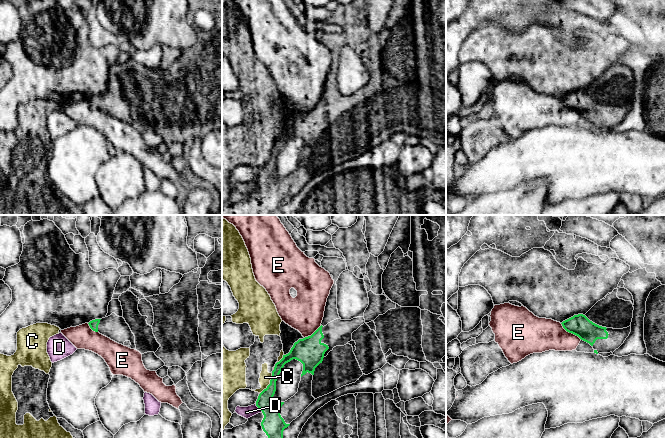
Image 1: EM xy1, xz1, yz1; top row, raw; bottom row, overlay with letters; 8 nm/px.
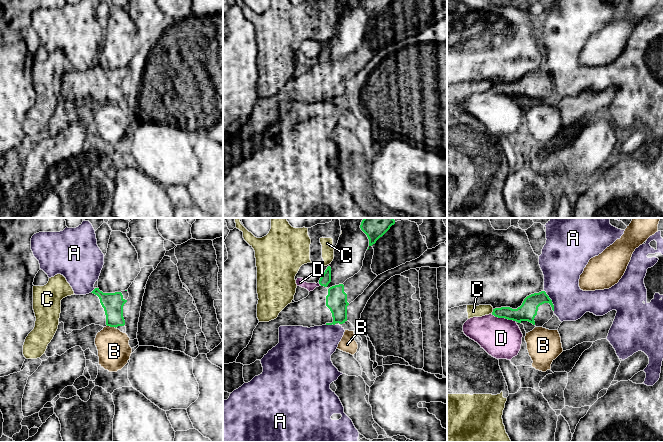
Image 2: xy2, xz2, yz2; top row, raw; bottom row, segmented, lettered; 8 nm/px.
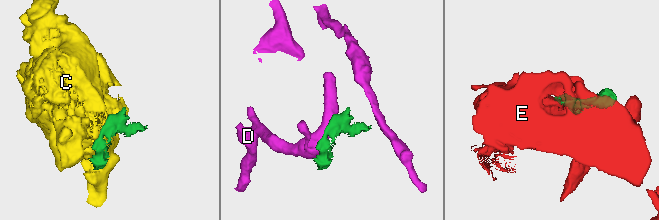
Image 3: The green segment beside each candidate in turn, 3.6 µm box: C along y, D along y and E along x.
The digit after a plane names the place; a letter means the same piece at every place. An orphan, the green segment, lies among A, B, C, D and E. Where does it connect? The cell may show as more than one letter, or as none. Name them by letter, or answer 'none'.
none

